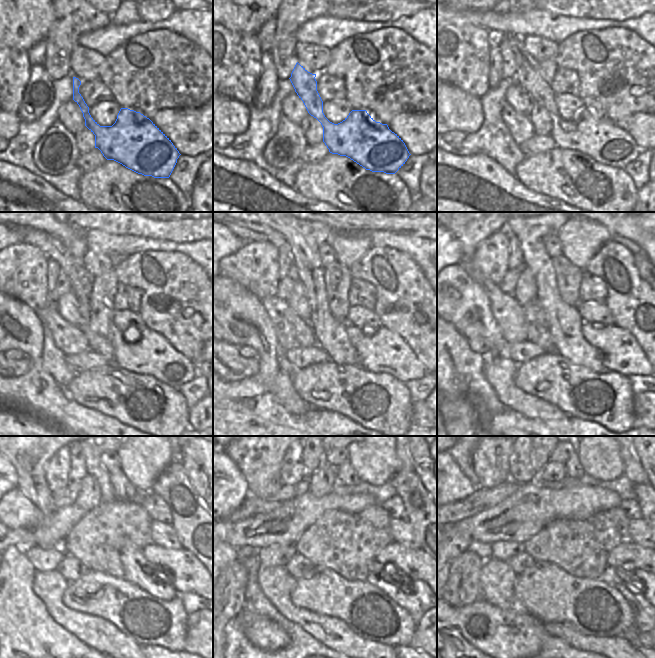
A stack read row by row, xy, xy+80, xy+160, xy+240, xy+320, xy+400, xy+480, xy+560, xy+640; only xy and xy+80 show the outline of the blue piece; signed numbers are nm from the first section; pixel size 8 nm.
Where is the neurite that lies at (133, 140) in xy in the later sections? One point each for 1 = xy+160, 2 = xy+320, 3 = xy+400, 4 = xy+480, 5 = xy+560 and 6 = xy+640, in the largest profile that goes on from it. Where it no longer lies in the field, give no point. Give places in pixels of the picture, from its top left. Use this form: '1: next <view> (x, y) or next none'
1: next xy+160 (588, 132)
2: next xy+320 (379, 350)
3: next xy+400 (621, 353)
4: next xy+480 (188, 574)
5: next xy+560 (415, 564)
6: next xy+640 (628, 556)

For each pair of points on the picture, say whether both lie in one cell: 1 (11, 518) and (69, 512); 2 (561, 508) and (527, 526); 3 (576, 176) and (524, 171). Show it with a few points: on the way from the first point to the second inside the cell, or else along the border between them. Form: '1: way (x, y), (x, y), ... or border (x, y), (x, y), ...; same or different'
1: border (43, 516), (43, 519), (35, 527), (21, 527); different
2: way (553, 508), (545, 508), (535, 518); same
3: way (563, 174), (537, 173); same

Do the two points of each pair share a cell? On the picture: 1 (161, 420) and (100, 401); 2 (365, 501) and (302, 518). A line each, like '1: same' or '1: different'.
1: same
2: same

